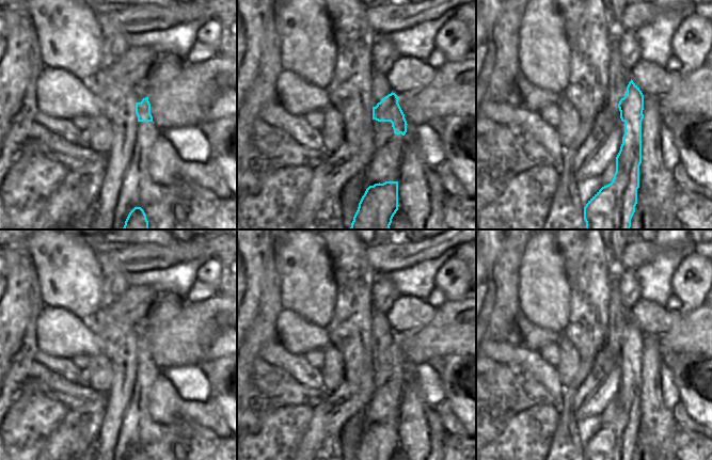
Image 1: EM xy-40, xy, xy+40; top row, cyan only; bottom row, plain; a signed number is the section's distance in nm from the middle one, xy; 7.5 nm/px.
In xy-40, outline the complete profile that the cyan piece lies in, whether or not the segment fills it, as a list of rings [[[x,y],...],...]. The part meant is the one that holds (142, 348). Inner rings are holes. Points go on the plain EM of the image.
[[[148,336],[143,337],[141,342],[136,342],[136,353],[138,361],[153,361]]]

